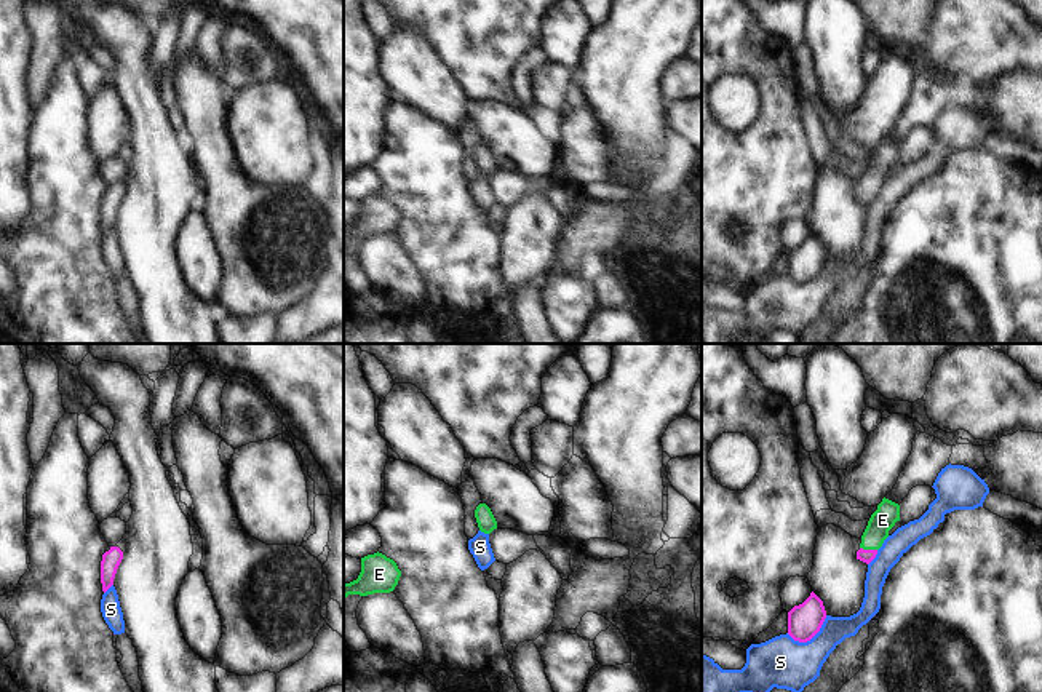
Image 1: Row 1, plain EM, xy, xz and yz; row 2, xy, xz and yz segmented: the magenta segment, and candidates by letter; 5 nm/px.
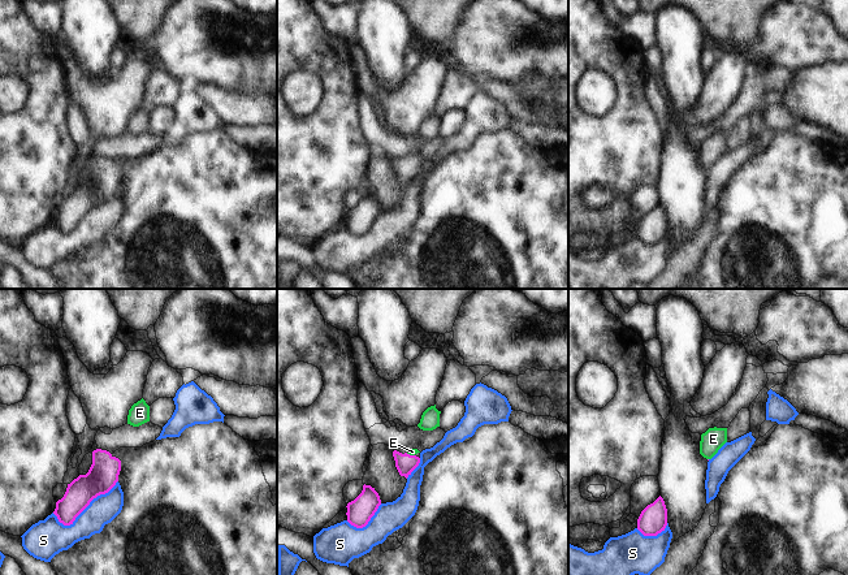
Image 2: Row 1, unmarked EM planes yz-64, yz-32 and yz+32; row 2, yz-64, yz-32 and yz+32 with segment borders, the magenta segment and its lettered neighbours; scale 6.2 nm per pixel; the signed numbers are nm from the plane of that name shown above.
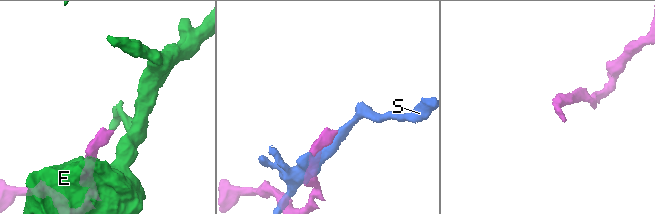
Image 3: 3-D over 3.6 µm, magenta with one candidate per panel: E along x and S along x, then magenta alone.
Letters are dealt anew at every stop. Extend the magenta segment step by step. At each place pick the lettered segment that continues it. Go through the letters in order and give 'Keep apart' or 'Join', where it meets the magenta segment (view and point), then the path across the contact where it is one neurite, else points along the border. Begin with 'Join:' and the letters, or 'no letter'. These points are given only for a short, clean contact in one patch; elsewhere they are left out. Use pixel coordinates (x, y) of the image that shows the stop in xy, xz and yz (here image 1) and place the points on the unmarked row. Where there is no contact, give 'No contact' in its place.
Join: E
E: Join. Touches magenta at yz (868, 192). Path across: yz (867, 198), (868, 192), (882, 162)
S: Keep apart. Touches magenta at yz (809, 282).

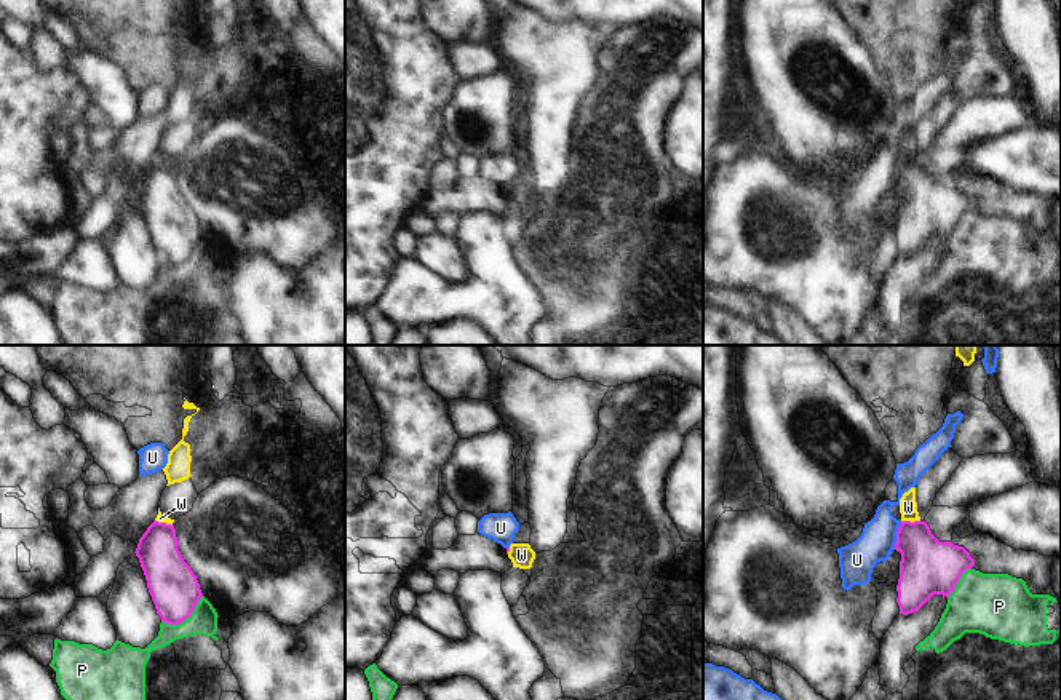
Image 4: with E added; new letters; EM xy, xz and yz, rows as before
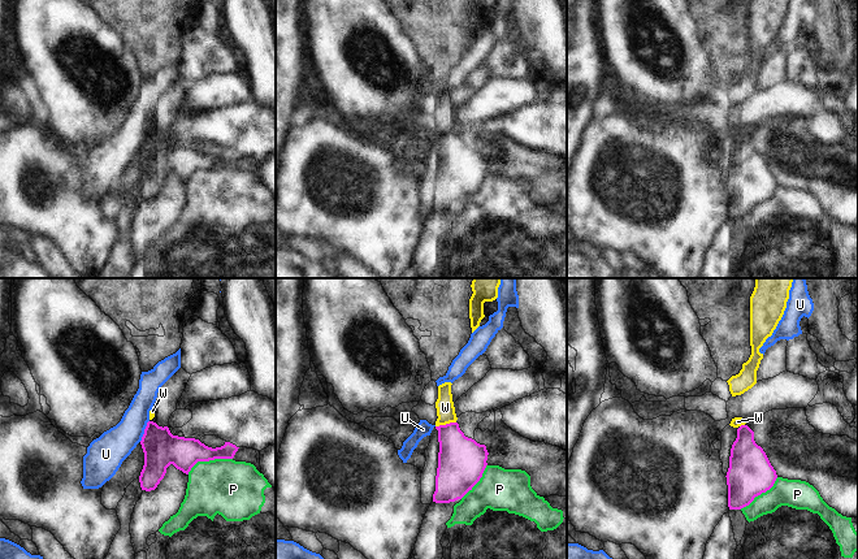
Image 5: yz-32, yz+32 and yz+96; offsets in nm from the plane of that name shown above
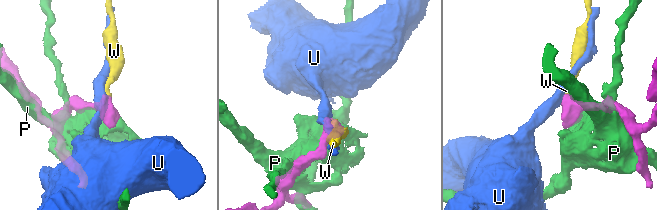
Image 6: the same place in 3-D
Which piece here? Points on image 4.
Join: no letter
P: Keep apart. Touches magenta at xy (186, 259)
U: Keep apart. Touches magenta at yz (897, 178). Boundary: yz (902, 163), (892, 190)
W: Keep apart. Touches magenta at yz (909, 163). Boundary: yz (902, 162), (919, 163).

